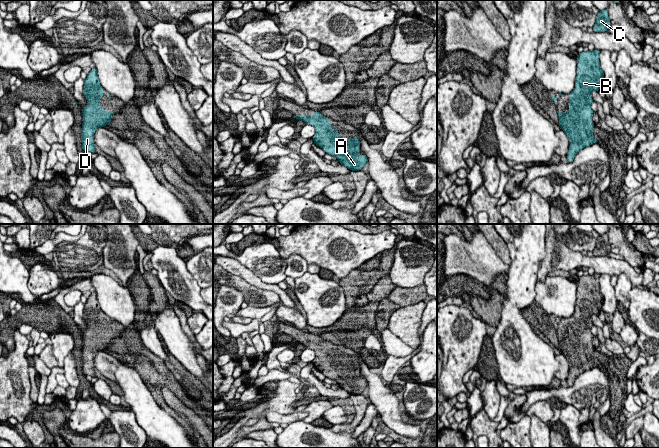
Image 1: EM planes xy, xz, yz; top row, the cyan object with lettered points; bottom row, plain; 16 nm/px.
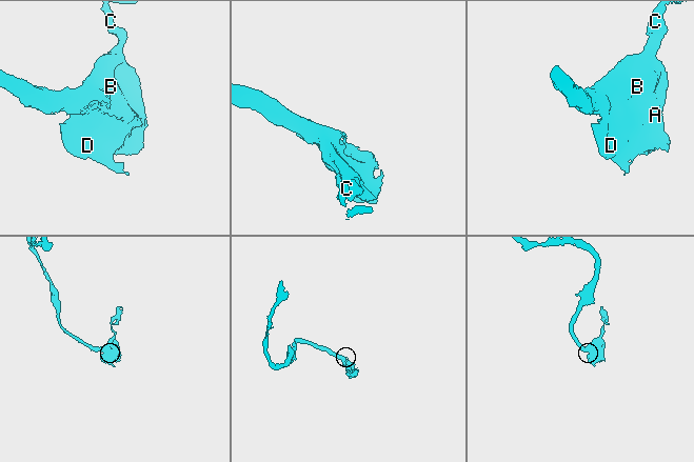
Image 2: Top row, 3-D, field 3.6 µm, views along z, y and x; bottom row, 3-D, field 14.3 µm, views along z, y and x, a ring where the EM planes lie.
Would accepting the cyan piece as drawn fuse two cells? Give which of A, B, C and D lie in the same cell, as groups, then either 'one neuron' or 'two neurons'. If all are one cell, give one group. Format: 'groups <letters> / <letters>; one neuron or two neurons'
groups A B C D; one neuron

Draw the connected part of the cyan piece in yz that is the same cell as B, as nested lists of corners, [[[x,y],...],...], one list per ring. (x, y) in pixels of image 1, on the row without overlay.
[[[597,273],[594,275],[583,275],[579,277],[578,281],[576,282],[577,300],[575,305],[575,312],[569,318],[569,334],[566,335],[565,338],[557,335],[561,354],[565,356],[568,363],[572,366],[569,368],[569,374],[566,380],[568,386],[572,386],[575,382],[575,379],[579,377],[583,372],[594,367],[598,367],[598,365],[593,361],[593,352],[595,349],[592,345],[594,335],[591,333],[591,328],[594,326],[591,316],[593,314],[599,315],[604,302],[604,296],[600,291],[599,279],[600,275]]]

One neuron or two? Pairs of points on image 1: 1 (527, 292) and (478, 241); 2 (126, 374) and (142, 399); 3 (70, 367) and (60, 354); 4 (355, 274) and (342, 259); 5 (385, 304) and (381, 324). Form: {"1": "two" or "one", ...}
{"1": "two", "2": "one", "3": "two", "4": "two", "5": "one"}

